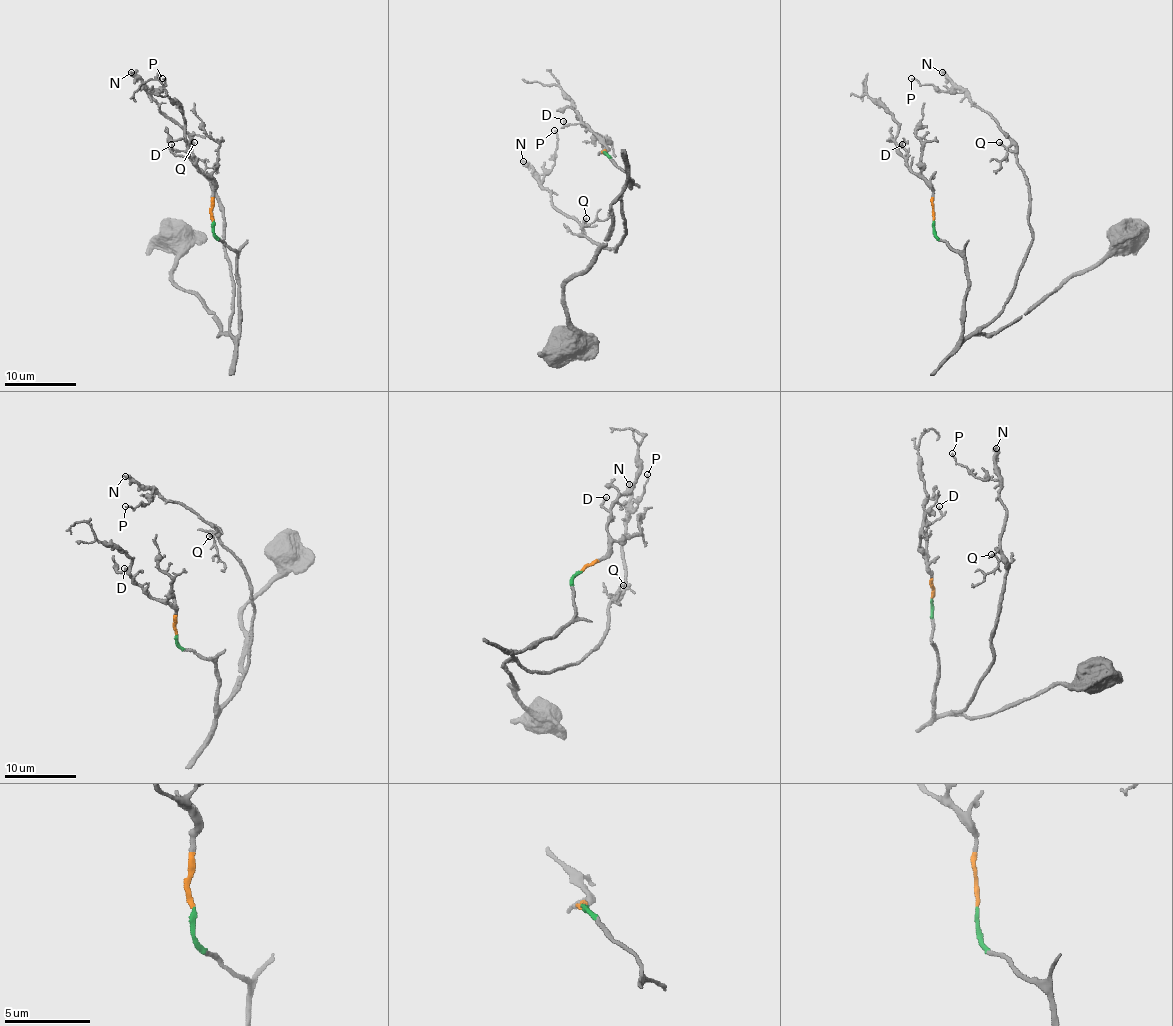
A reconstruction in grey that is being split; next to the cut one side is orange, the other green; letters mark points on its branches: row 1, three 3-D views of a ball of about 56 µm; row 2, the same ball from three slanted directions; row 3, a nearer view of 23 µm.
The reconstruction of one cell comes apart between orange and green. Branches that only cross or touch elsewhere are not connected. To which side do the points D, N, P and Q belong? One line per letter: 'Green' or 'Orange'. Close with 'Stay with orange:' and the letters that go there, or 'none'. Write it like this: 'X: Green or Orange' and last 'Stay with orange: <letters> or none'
D: Orange
N: Green
P: Green
Q: Green
Stay with orange: D

